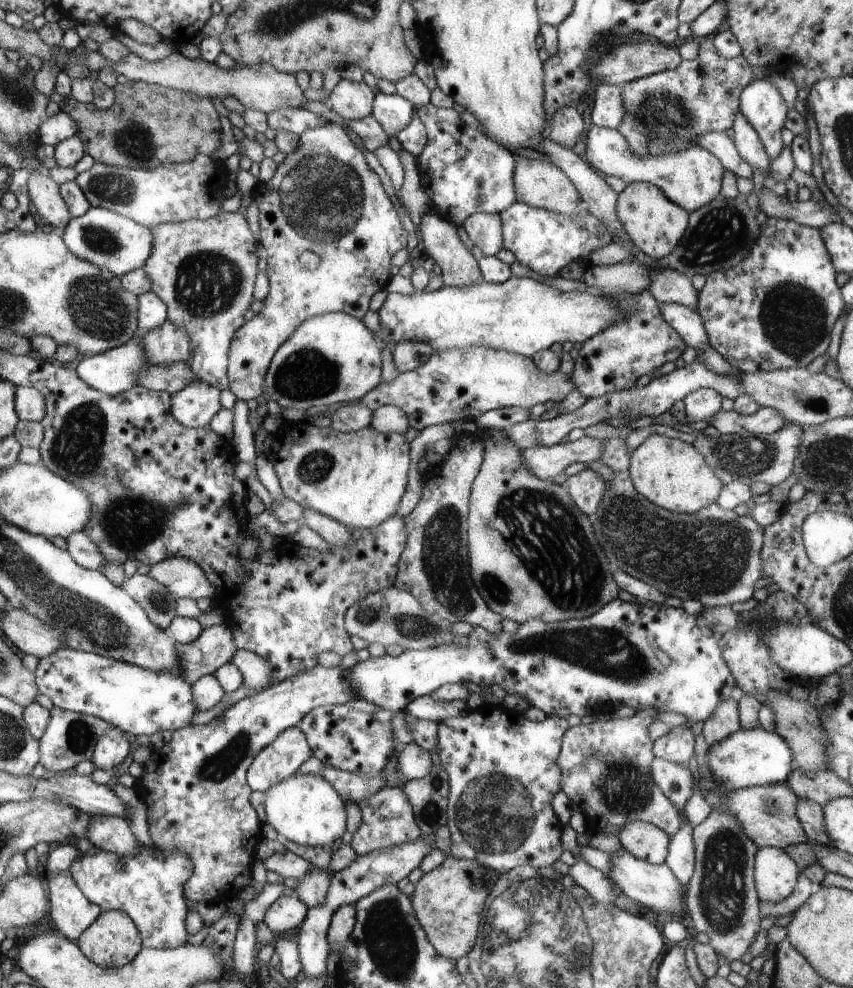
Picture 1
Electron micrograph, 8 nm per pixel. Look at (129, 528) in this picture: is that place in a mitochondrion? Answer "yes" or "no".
yes

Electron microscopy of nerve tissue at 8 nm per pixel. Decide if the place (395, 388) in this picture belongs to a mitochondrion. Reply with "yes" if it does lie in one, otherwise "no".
no

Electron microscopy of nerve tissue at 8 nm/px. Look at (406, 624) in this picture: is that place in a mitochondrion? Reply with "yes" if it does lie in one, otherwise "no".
yes

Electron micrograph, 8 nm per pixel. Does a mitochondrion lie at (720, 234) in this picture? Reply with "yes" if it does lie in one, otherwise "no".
yes

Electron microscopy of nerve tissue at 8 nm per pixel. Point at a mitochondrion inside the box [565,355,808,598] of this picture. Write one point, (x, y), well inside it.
(742, 456)

